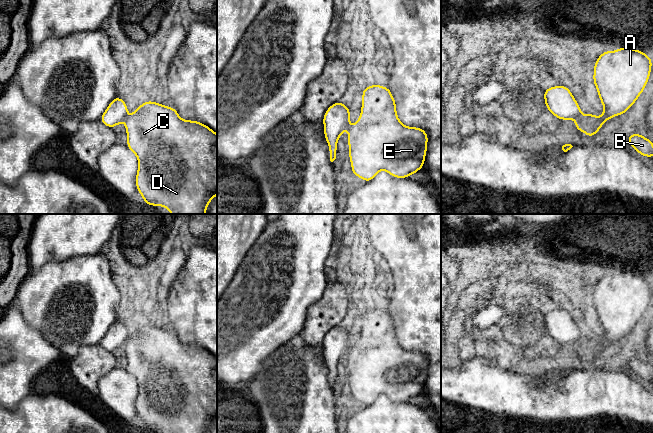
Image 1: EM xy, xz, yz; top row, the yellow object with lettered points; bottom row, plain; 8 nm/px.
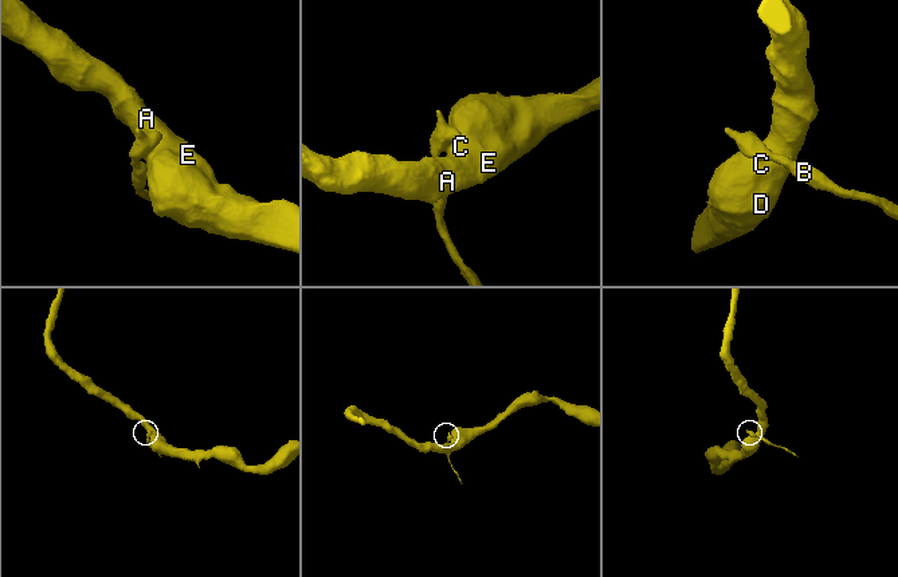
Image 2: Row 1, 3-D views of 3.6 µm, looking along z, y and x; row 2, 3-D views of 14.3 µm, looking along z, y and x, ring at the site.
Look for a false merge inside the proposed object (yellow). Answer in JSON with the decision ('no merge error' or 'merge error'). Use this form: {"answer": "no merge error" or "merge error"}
{"answer": "merge error"}

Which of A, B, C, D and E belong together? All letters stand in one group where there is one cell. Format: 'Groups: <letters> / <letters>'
Groups: A C D E / B

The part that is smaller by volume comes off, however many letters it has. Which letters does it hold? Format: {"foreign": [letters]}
{"foreign": ["B"]}

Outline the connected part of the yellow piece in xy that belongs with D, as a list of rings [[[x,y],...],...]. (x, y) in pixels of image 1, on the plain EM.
[[[145,325],[135,335],[132,342],[125,342],[127,372],[138,383],[135,407],[144,426],[166,433],[207,433],[217,419],[217,358],[199,345],[183,344],[176,332],[167,331],[154,325]]]

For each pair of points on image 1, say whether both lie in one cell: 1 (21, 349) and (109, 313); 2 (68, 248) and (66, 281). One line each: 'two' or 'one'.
1: two
2: two

